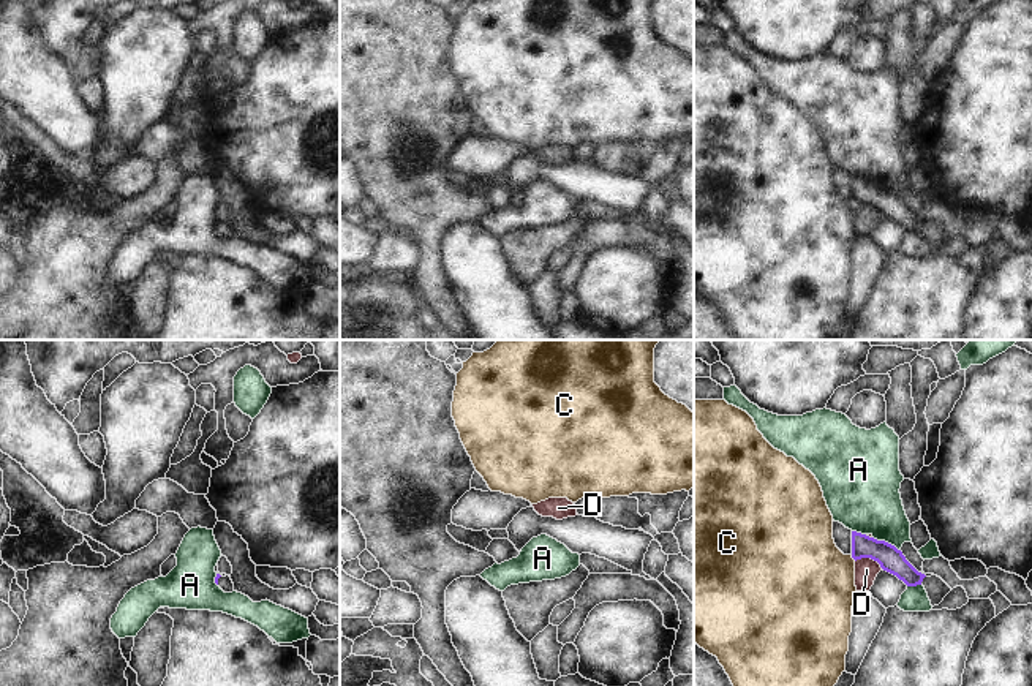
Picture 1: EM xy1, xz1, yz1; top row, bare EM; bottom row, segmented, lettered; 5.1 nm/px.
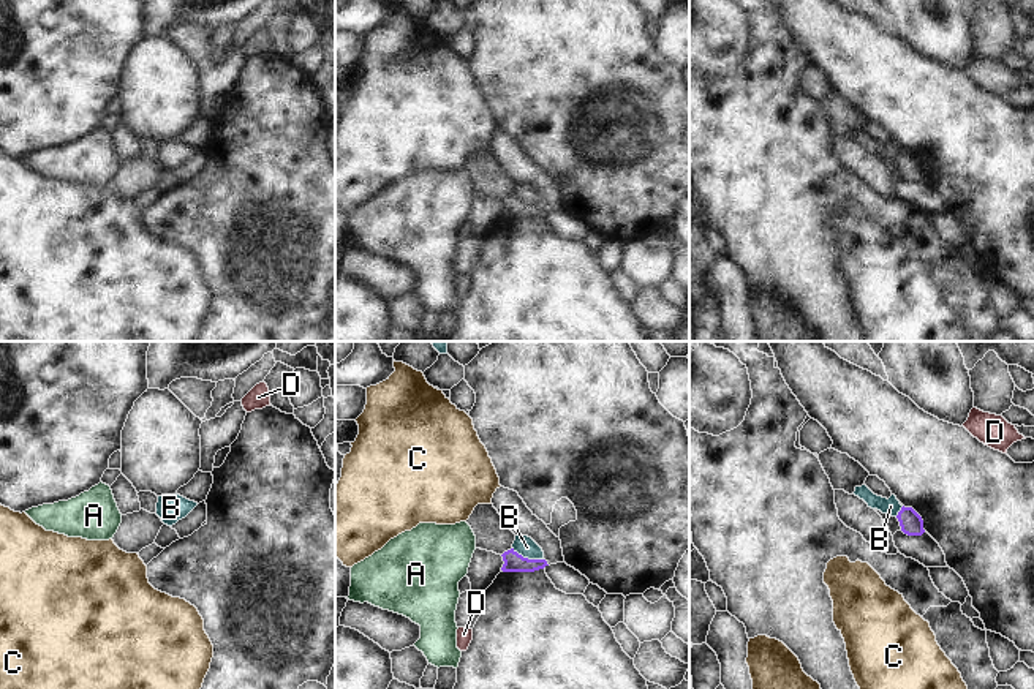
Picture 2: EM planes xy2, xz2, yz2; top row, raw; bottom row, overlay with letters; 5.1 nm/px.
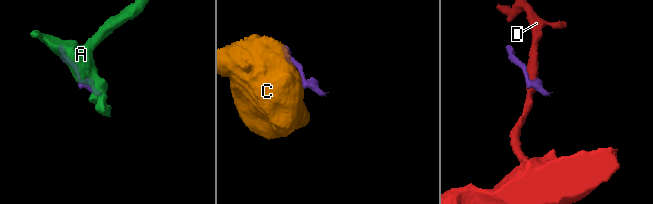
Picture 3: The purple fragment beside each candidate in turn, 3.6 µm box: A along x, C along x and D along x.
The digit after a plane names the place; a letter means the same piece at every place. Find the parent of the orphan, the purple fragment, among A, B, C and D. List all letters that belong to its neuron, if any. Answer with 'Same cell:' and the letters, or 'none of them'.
Same cell: none of them.

